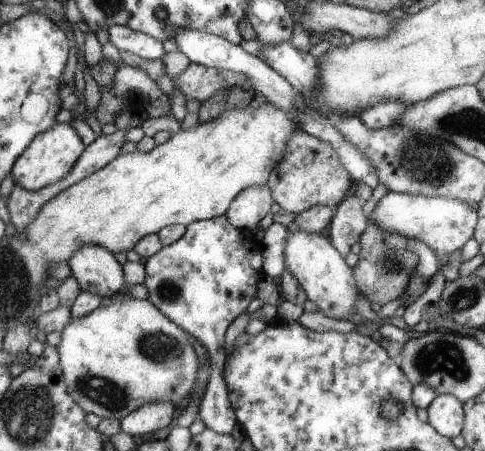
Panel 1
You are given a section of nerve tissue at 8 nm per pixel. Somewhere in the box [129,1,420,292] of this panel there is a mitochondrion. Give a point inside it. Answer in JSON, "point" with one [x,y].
{"point":[388,261]}

